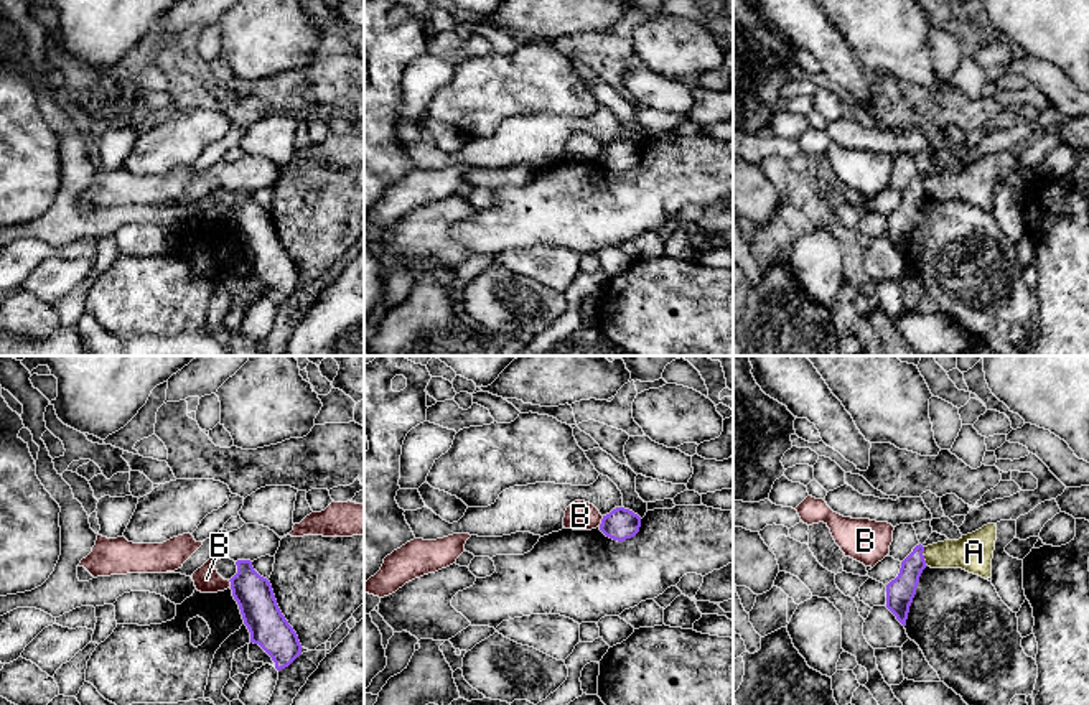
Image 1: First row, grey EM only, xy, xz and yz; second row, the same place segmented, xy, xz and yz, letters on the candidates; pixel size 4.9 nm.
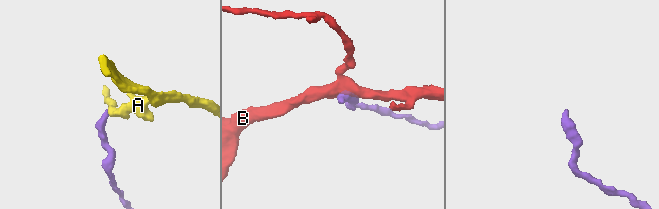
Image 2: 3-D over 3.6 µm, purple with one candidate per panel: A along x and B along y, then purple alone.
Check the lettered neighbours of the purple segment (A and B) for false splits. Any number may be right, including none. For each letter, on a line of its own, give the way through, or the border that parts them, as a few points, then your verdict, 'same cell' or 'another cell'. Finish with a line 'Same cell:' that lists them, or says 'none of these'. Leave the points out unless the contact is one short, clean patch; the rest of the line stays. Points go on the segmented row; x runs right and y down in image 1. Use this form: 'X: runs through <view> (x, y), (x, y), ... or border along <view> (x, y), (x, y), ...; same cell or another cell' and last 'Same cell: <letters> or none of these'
A: border along yz (923, 547), (923, 557), (928, 565); another cell
B: border along xz (603, 516), (598, 526); another cell
Same cell: none of these

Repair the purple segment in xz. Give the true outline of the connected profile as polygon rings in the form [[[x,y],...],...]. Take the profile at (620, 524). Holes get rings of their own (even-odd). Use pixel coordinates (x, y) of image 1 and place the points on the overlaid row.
[[[616,507],[603,516],[600,530],[618,542],[634,537],[639,532],[641,517],[629,509]]]

